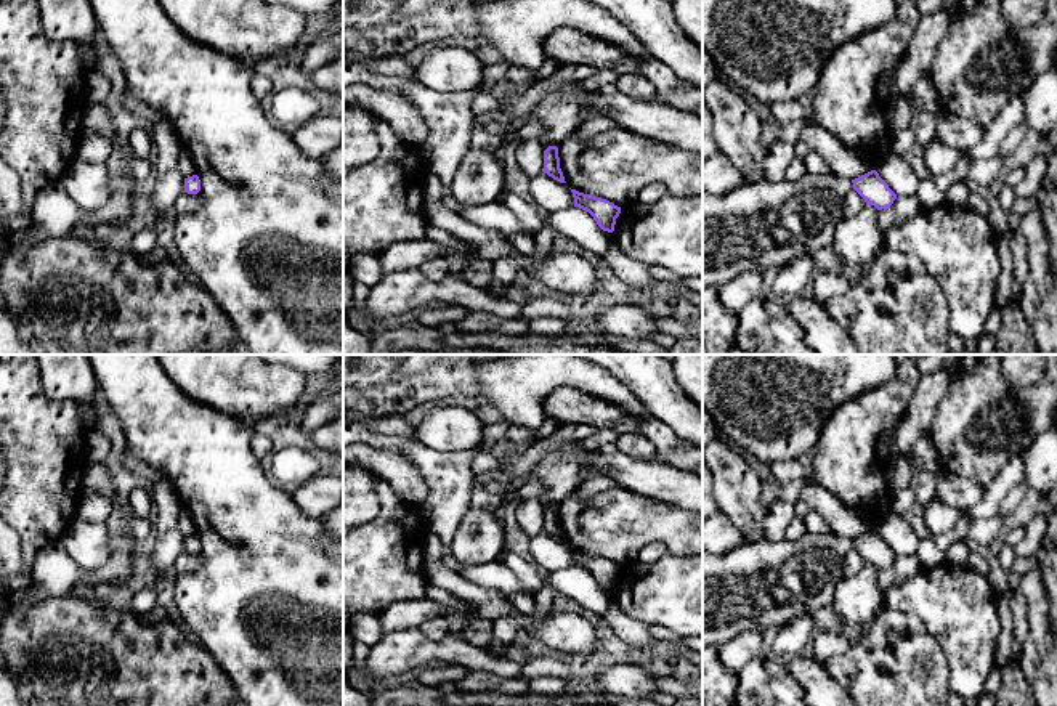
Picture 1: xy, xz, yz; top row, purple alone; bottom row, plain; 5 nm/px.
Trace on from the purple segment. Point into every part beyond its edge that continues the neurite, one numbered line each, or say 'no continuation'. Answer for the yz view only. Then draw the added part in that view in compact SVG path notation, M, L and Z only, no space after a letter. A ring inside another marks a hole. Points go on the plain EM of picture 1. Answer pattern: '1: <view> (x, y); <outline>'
1: yz (757, 584); M805 533L799 539L763 538L759 542L743 542L720 555L703 550L703 645L720 647L749 631L783 627L802 615L812 615L832 603L836 584L842 579L844 558L852 549L852 539L834 533Z

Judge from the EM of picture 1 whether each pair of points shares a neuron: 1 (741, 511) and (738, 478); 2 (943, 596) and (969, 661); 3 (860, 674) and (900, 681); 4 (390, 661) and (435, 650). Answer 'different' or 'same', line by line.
1: same
2: same
3: same
4: same

